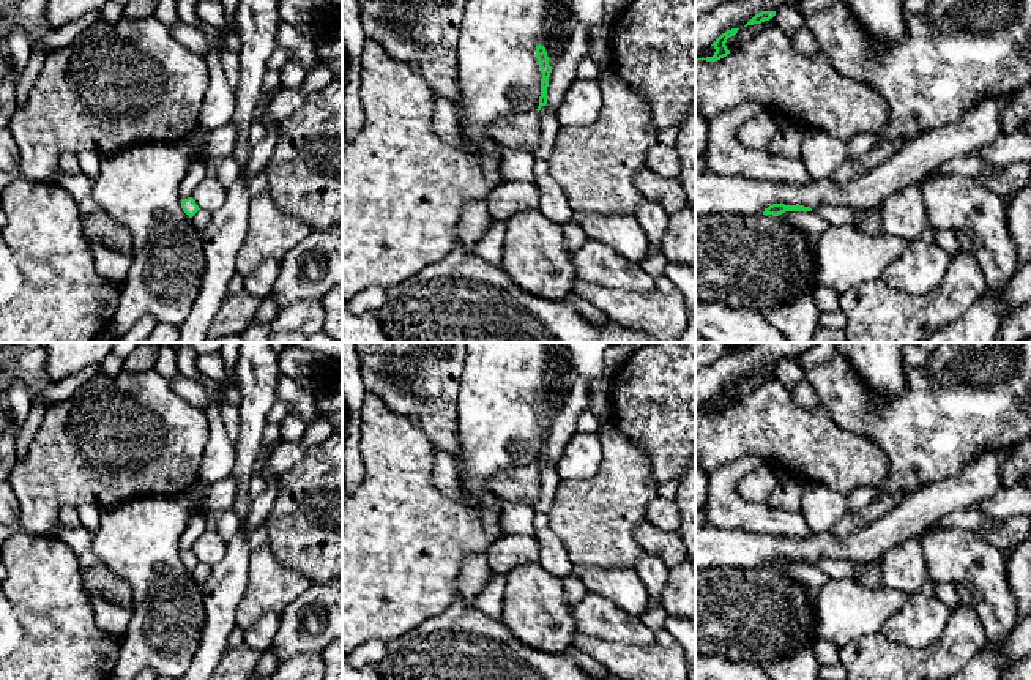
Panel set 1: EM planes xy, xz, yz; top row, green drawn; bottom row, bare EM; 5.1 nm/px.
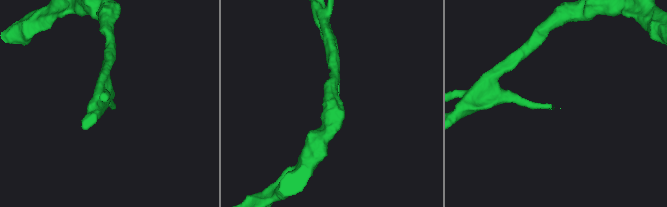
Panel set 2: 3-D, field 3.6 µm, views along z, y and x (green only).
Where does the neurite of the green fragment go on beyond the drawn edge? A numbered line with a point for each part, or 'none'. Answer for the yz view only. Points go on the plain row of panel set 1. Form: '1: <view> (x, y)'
none

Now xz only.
1: xz (554, 557)

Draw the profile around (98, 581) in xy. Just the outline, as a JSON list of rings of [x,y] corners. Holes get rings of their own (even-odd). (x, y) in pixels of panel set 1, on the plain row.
[[[96,562],[95,565],[82,568],[84,590],[88,595],[90,601],[95,596],[102,596],[109,603],[131,609],[132,604],[132,588],[131,585],[114,574],[106,565]]]

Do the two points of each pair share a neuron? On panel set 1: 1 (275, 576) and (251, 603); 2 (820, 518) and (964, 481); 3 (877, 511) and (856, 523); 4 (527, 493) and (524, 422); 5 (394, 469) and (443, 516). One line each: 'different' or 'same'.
1: same
2: different
3: same
4: different
5: same

